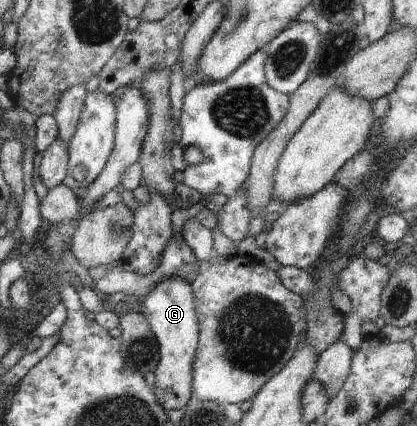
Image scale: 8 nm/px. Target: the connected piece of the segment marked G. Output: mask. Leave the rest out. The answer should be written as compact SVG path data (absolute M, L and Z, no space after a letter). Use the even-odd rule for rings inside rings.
M166 278L154 290L143 296L138 312L144 316L159 345L160 364L153 372L156 386L152 390L158 404L166 410L180 410L192 398L192 364L199 340L196 298L190 282L182 278Z

